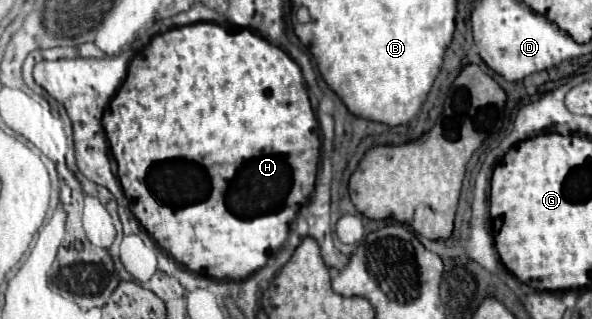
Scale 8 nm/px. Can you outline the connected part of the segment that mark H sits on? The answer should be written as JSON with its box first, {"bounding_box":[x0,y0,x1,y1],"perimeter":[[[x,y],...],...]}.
{"bounding_box":[105,22,319,280],"perimeter":[[[197,22],[181,28],[171,28],[163,34],[151,38],[149,46],[135,54],[129,74],[109,104],[109,112],[105,116],[105,132],[111,144],[113,158],[117,162],[117,174],[125,196],[129,200],[129,208],[139,220],[139,224],[157,240],[157,244],[169,252],[179,264],[189,268],[191,272],[199,272],[203,276],[211,276],[217,280],[245,280],[255,270],[267,264],[269,254],[277,252],[289,236],[289,226],[295,220],[299,208],[309,200],[315,184],[317,164],[319,164],[319,128],[317,118],[313,114],[301,68],[293,62],[289,54],[281,48],[269,44],[265,38],[251,30],[241,30],[233,26],[219,26],[213,22]]]}

